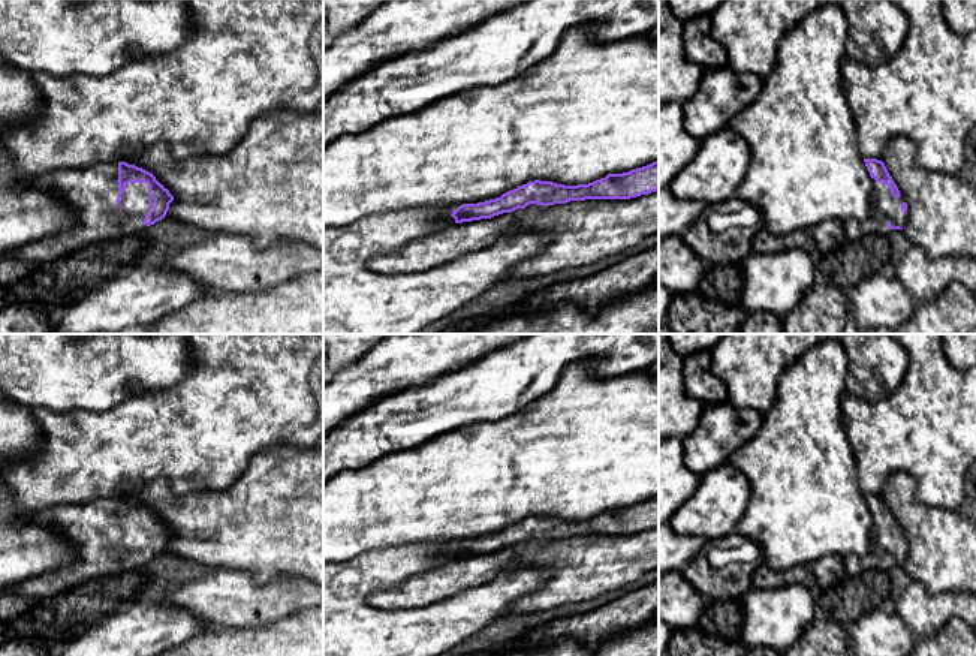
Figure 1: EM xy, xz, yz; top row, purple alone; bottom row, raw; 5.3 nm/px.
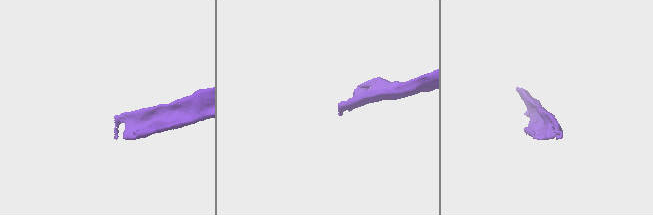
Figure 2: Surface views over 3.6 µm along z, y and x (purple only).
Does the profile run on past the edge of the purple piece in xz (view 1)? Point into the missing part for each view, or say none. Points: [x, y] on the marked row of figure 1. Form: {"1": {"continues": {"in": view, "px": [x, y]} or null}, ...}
{"1": {"continues": null}}

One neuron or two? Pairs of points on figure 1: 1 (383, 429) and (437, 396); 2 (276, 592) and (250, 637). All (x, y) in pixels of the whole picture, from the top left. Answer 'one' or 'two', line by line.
1: one
2: two

